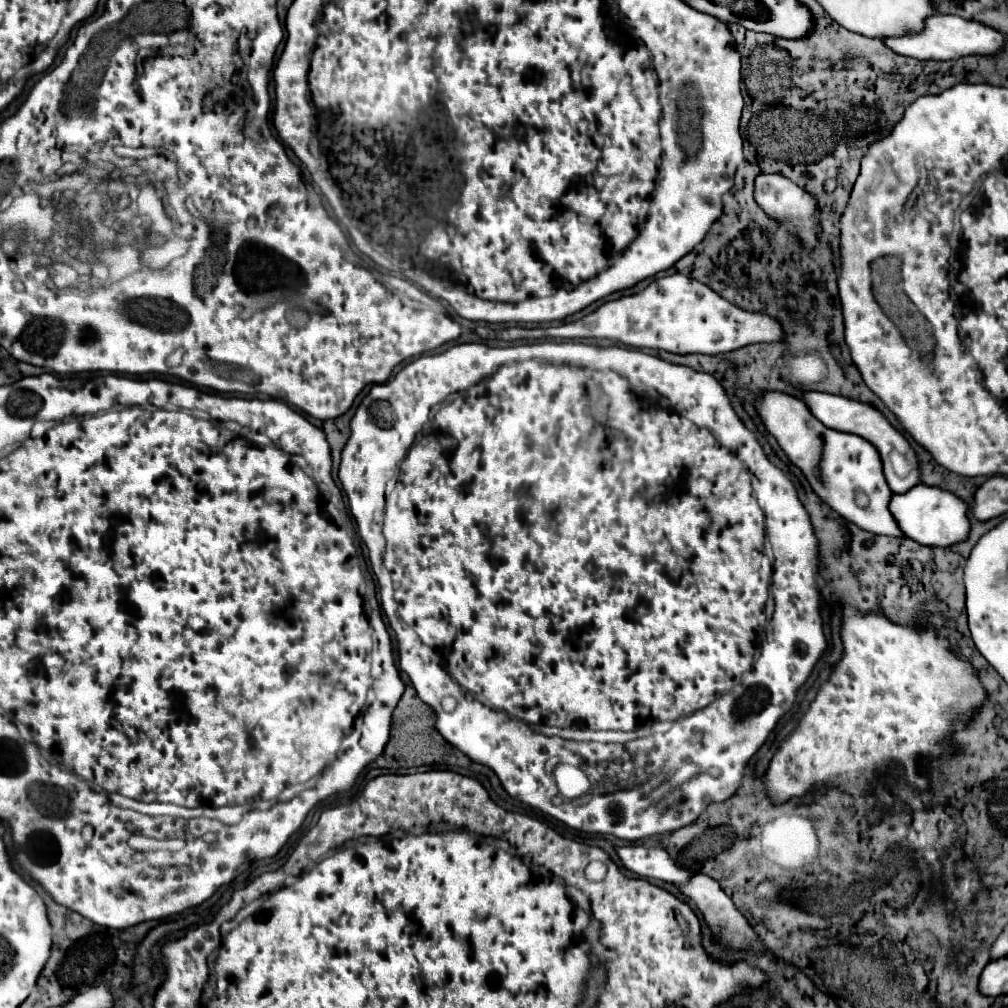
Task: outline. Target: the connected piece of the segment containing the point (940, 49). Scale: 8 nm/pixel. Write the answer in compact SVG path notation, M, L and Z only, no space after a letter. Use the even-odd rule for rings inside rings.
M940 14L930 16L922 32L906 34L900 38L886 38L884 44L900 56L918 60L930 60L926 56L938 56L936 60L956 60L960 56L994 56L1006 48L1006 40L1000 36L1000 32L992 32L992 28L984 28L984 24L976 24L974 20L960 20L958 16Z

